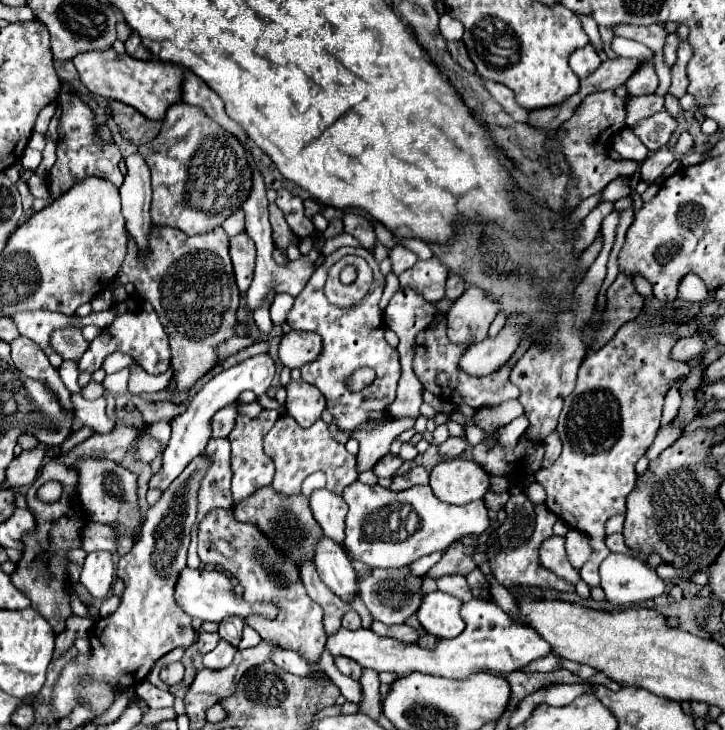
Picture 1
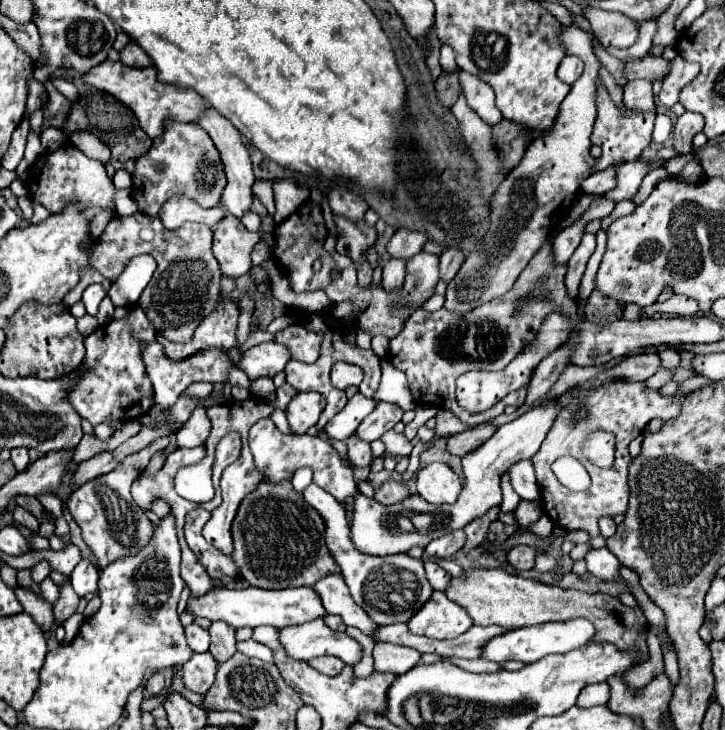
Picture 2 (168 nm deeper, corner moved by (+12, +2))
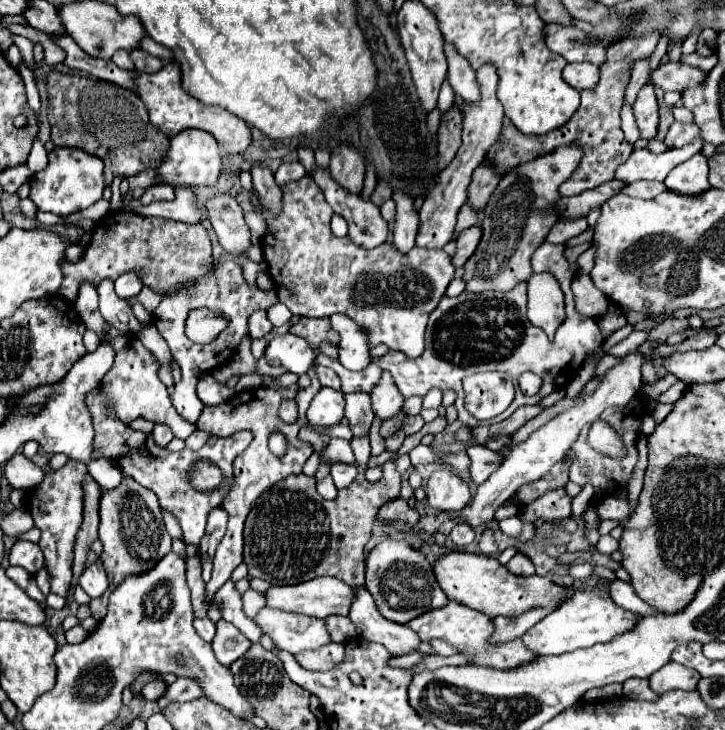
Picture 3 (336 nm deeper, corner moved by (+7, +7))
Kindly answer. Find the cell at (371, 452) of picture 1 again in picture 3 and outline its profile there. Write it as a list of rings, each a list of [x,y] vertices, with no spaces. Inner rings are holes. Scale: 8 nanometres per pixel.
[[[383,372],[381,380],[375,384],[375,388],[371,392],[371,404],[373,404],[375,414],[381,420],[391,418],[397,412],[401,412],[403,396],[401,396],[401,392],[397,392],[397,386],[395,386],[395,382],[393,382],[389,372]]]

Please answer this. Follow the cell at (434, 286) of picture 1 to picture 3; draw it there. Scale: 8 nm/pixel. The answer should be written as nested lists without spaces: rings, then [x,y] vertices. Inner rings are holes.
[[[305,176],[297,182],[289,182],[283,188],[283,206],[281,212],[273,214],[259,202],[259,194],[251,190],[251,204],[257,214],[263,216],[267,222],[267,230],[261,238],[263,258],[267,264],[267,272],[273,272],[273,282],[277,286],[279,302],[283,302],[293,314],[309,316],[309,318],[323,318],[331,314],[347,314],[357,324],[369,330],[371,346],[383,342],[391,350],[401,350],[411,358],[421,356],[423,352],[423,332],[427,326],[429,312],[437,308],[439,300],[445,296],[447,284],[453,280],[455,266],[451,258],[443,250],[425,250],[413,248],[409,252],[397,252],[391,242],[385,242],[373,250],[365,250],[353,244],[347,236],[337,238],[333,236],[329,222],[331,222],[331,208],[323,198],[321,188],[313,182],[311,176]]]

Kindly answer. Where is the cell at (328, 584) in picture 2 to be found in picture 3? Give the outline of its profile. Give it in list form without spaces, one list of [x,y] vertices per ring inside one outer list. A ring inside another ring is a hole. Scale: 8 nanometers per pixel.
[[[357,588],[359,598],[353,602],[349,618],[357,626],[357,634],[369,642],[377,642],[387,648],[391,656],[405,656],[417,652],[421,640],[405,624],[393,624],[385,620],[375,606],[371,594],[365,588]]]

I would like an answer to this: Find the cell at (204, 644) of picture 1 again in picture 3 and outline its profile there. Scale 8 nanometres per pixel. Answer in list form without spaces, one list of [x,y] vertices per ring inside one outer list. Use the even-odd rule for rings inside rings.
[[[205,616],[205,618],[195,618],[193,626],[195,626],[197,634],[199,634],[205,642],[211,642],[211,640],[213,640],[213,636],[215,636],[215,624],[213,624],[207,616]]]

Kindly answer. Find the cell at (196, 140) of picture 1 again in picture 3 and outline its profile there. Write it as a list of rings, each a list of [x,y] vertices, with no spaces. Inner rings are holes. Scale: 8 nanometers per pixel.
[[[183,130],[171,138],[169,154],[159,166],[159,180],[165,184],[187,184],[187,186],[215,186],[221,168],[221,154],[215,138],[203,130]]]

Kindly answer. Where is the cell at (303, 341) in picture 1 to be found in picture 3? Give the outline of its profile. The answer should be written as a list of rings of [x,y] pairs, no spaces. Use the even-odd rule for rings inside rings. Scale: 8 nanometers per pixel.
[[[301,318],[297,324],[291,326],[289,332],[305,338],[311,346],[317,346],[321,342],[337,342],[339,340],[337,332],[329,324],[329,318]]]

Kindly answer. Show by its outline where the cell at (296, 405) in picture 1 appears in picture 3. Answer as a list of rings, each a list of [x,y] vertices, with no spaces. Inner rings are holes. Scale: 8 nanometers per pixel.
[[[321,388],[307,410],[307,420],[313,426],[333,426],[339,424],[343,416],[345,416],[345,398],[341,392],[333,388]]]

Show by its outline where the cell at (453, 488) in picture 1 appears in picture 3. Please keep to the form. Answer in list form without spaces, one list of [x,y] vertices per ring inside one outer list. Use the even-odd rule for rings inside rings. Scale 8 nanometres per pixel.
[[[437,470],[427,480],[427,502],[439,512],[455,512],[471,500],[467,484],[451,470]]]

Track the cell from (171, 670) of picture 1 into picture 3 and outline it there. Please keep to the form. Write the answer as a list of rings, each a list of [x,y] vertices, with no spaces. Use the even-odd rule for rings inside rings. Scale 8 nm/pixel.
[[[151,680],[149,684],[143,686],[143,696],[147,700],[159,700],[167,690],[167,684],[163,680]]]

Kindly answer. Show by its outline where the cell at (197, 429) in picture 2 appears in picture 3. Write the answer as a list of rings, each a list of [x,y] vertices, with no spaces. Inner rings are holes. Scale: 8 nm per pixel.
[[[195,430],[195,432],[185,440],[185,444],[187,444],[189,450],[199,450],[199,448],[207,442],[207,438],[209,438],[209,436],[207,436],[203,430]]]

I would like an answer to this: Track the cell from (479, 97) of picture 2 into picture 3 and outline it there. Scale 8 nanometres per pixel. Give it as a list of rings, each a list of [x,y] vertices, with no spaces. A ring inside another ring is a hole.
[[[445,42],[445,58],[449,64],[447,80],[453,92],[459,94],[467,102],[477,102],[481,92],[479,92],[479,84],[475,80],[475,70],[471,68],[471,64],[461,54],[457,54],[453,44],[449,42]]]

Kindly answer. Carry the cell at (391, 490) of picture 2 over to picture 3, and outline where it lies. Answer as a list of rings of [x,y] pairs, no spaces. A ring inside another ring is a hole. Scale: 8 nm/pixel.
[[[397,498],[397,500],[387,502],[387,504],[379,510],[377,518],[379,518],[383,524],[389,524],[391,520],[403,520],[403,522],[407,522],[407,524],[413,528],[413,526],[419,522],[419,518],[421,518],[421,516],[419,516],[419,512],[417,512],[417,510],[409,508],[407,500]]]

